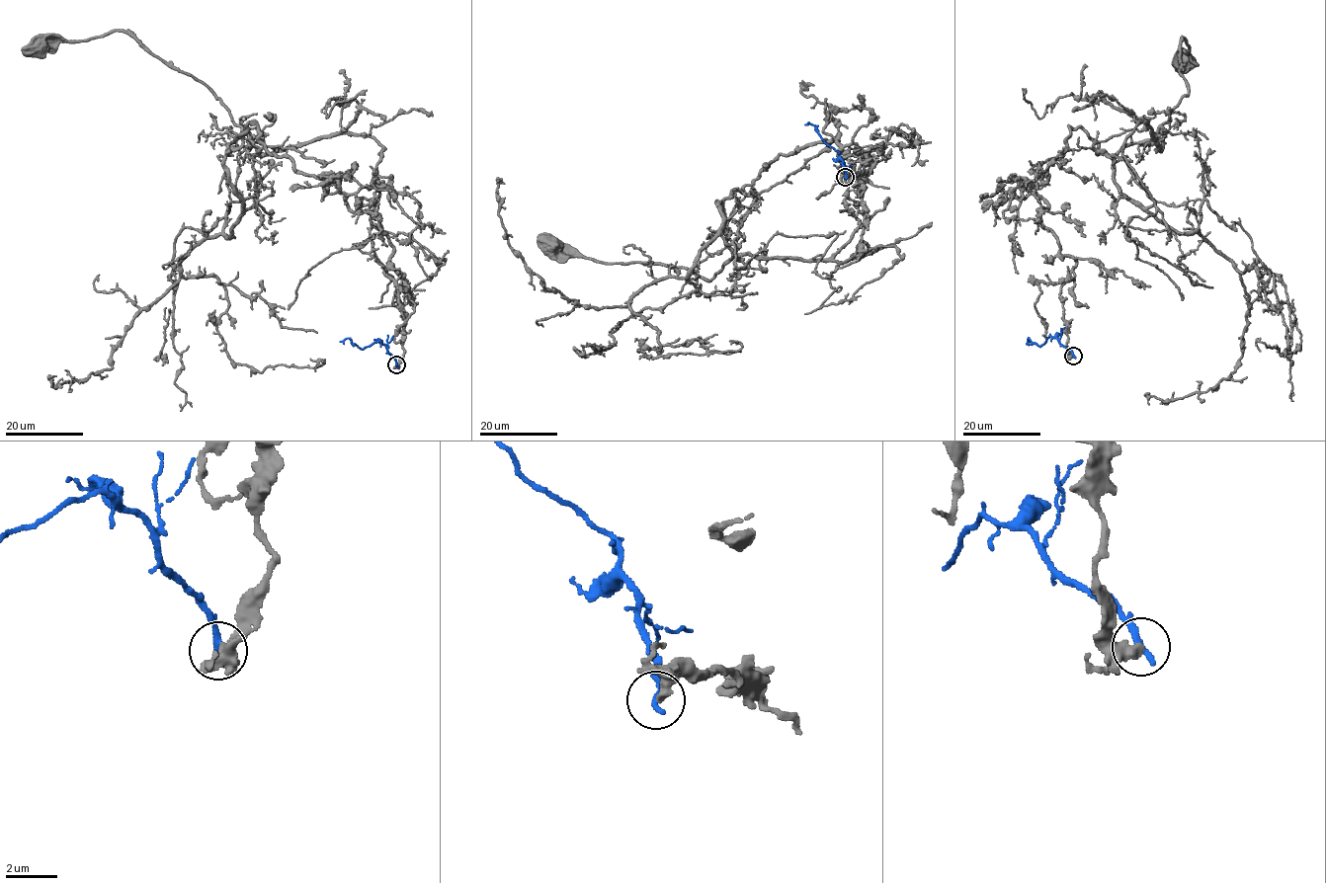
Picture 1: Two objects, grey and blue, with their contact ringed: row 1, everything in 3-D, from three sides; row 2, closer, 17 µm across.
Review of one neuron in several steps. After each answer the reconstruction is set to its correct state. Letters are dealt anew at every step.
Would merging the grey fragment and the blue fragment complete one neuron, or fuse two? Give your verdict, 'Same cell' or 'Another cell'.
Another cell

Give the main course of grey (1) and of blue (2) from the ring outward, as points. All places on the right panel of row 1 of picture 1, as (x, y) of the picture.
1: (1073, 355), (1075, 261), (1025, 183), (1070, 129), (1111, 156), (1148, 140), (1188, 93), (1184, 39), (1182, 59)
2: (1073, 355), (1049, 336), (1040, 346), (1028, 338), (1030, 342)

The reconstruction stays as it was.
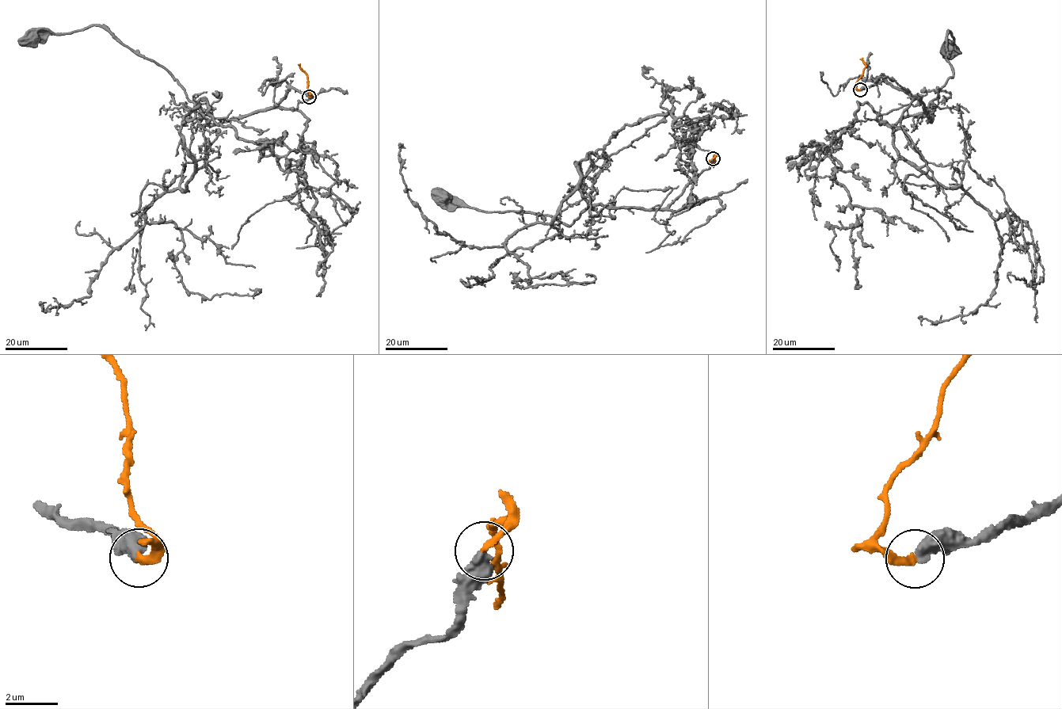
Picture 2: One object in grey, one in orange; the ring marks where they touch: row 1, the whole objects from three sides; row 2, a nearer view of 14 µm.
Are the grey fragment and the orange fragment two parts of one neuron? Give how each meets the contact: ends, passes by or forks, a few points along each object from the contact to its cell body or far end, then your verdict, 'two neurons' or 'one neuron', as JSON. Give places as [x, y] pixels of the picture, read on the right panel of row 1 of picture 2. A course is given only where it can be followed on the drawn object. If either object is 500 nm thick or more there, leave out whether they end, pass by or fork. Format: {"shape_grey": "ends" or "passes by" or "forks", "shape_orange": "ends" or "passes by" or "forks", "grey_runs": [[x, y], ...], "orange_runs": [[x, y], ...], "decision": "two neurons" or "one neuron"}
{"shape_grey": "ends", "shape_orange": "ends", "grey_runs": [[860, 90], [884, 81], [906, 90], [931, 122], [932, 101], [953, 70], [949, 32], [948, 48]], "orange_runs": [[860, 90], [856, 87], [856, 81], [865, 66], [860, 59]], "decision": "one neuron"}

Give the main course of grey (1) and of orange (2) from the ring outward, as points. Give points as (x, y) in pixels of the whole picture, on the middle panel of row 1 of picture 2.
1: (713, 159), (709, 168), (664, 208), (590, 205), (566, 226), (544, 215), (455, 206), (446, 197)
2: (713, 159), (715, 155), (713, 166), (709, 160)

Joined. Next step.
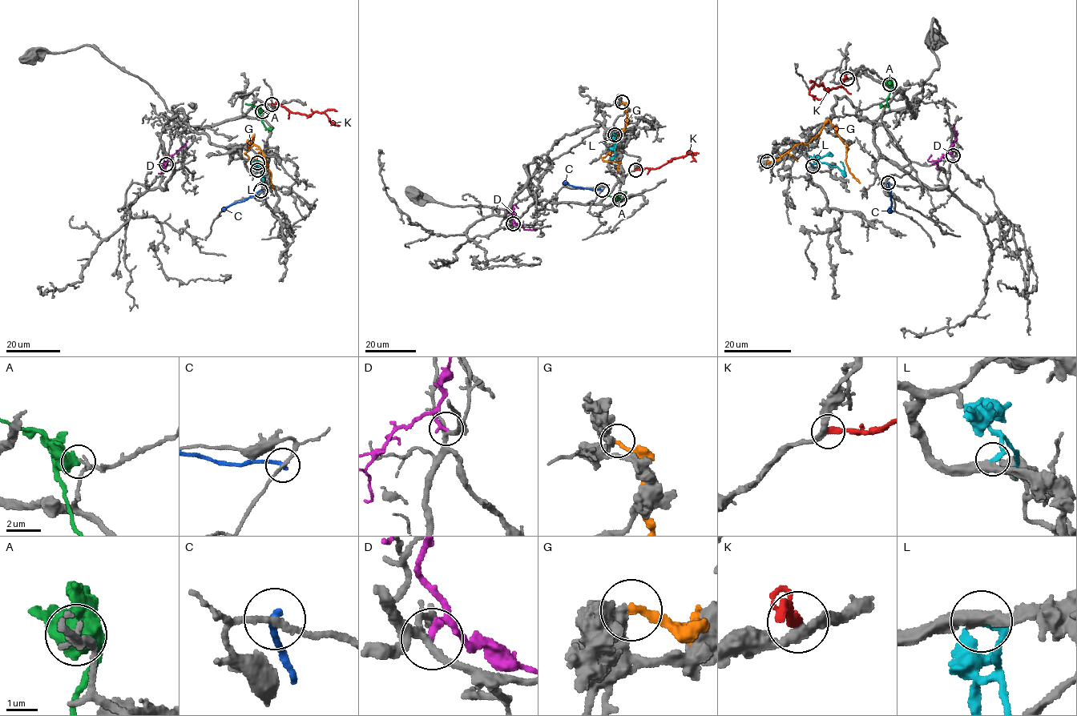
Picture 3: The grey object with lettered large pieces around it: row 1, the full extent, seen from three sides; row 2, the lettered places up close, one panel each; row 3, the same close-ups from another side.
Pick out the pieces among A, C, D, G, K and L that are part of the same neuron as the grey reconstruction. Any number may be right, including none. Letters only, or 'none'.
none

